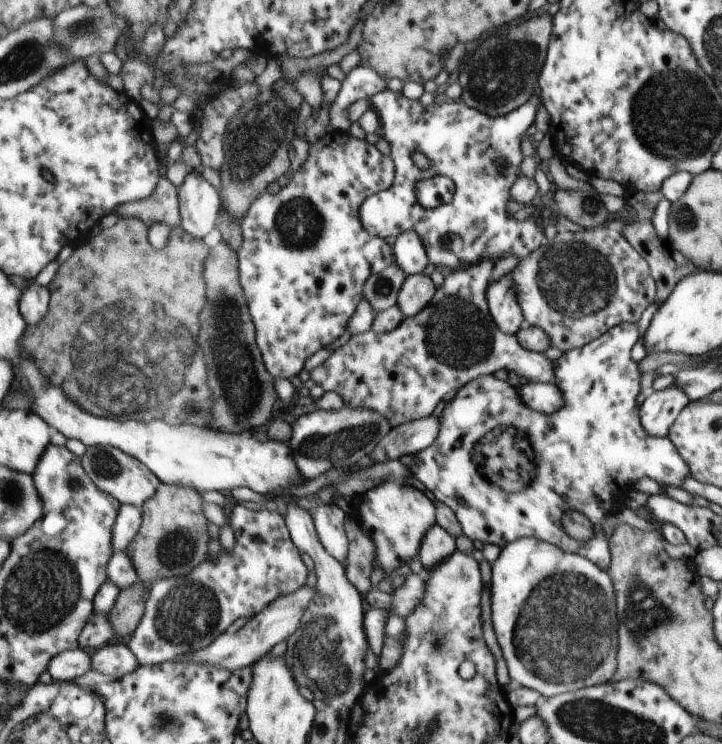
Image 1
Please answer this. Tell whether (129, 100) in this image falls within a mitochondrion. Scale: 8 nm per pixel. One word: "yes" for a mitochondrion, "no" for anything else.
no

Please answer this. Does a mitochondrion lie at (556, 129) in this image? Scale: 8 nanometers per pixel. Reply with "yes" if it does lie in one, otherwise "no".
no

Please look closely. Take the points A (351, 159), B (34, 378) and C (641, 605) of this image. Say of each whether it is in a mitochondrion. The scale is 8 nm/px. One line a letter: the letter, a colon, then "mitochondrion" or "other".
A: other
B: other
C: mitochondrion

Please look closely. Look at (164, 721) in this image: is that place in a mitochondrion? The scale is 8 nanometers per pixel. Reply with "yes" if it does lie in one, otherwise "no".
yes

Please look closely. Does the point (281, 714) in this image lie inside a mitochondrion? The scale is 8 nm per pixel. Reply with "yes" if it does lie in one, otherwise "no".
no

